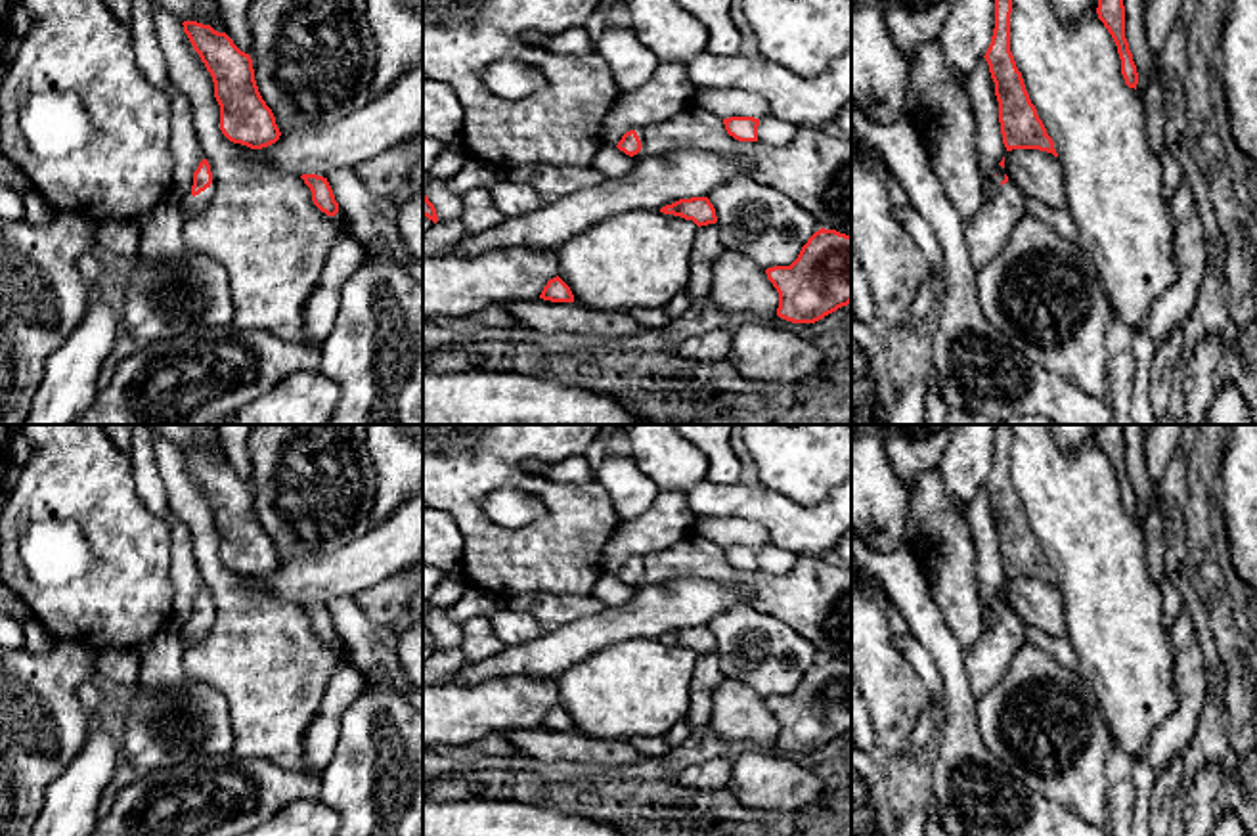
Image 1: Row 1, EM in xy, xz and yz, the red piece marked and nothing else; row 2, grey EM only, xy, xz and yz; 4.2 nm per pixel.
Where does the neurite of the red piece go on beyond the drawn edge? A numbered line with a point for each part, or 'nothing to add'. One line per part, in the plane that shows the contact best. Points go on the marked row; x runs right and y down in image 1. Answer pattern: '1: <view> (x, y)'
1: xy (199, 201)

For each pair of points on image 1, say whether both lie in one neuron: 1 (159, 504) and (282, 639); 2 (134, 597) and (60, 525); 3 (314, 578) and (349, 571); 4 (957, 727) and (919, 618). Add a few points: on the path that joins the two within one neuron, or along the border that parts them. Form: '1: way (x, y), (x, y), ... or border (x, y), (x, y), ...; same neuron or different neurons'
1: border (169, 498), (205, 580); different neurons
2: way (115, 580), (79, 544); same neuron
3: way (322, 578), (341, 572); same neuron
4: way (957, 701), (949, 655), (942, 645); same neuron

